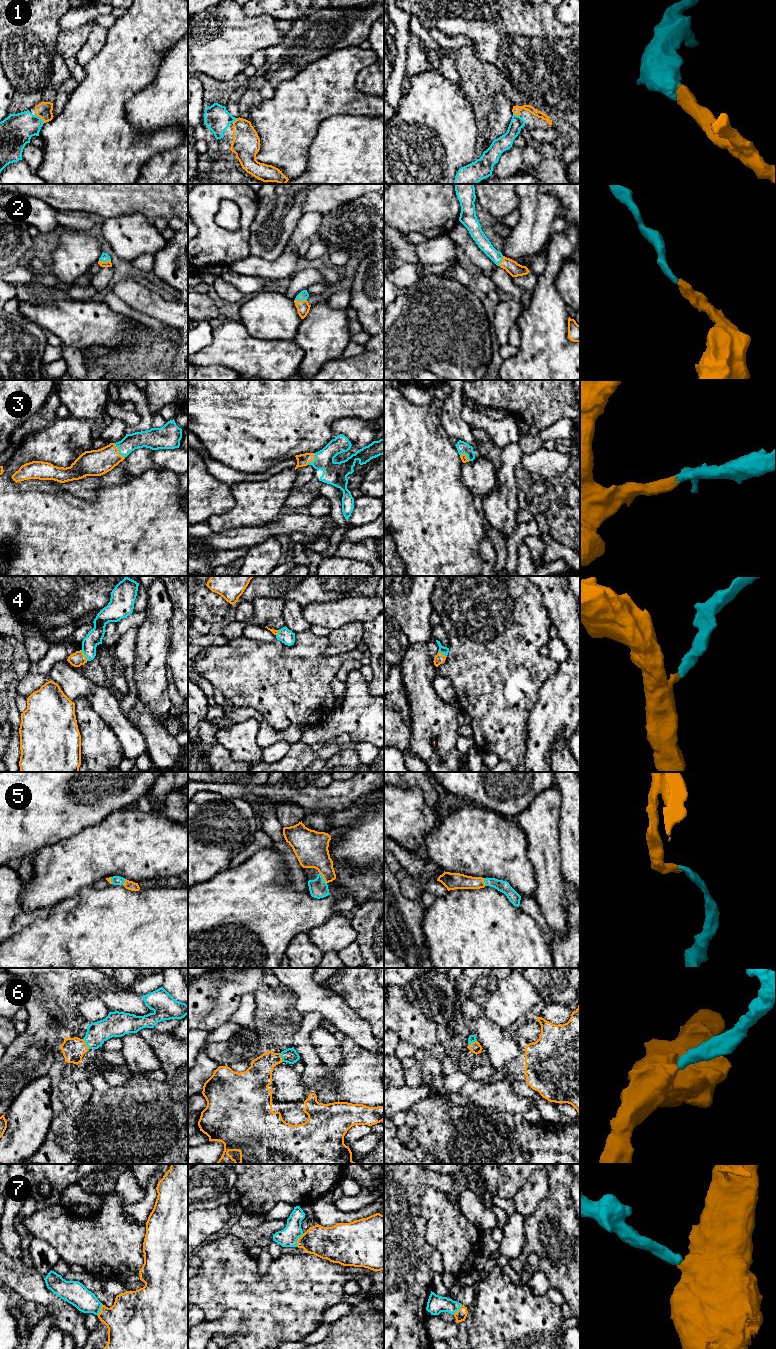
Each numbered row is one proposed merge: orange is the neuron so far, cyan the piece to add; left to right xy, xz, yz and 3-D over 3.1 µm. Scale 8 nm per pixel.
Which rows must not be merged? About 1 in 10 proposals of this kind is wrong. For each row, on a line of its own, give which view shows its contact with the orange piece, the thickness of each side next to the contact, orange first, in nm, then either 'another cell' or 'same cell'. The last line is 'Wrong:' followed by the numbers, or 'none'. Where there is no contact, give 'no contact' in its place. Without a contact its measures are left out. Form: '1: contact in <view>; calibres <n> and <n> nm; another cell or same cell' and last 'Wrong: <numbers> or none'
1: contact in xy; calibres 130 and 260 nm; same cell
2: contact in xy; calibres 50 and 70 nm; same cell
3: contact in xy; calibres 200 and 140 nm; same cell
4: contact in xy; calibres 120 and 130 nm; same cell
5: contact in xz; calibres 260 and 150 nm; same cell
6: contact in xy; calibres 190 and 170 nm; same cell
7: contact in xz; calibres 260 and 150 nm; same cell
Wrong: none

